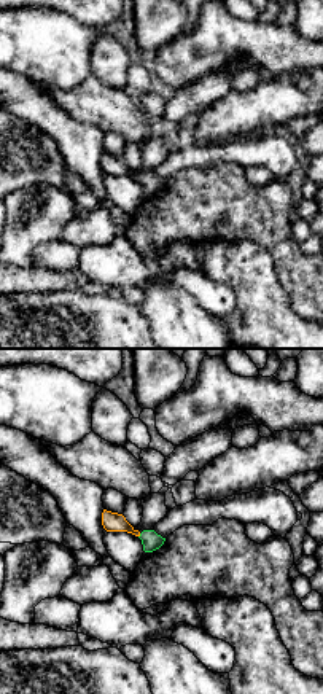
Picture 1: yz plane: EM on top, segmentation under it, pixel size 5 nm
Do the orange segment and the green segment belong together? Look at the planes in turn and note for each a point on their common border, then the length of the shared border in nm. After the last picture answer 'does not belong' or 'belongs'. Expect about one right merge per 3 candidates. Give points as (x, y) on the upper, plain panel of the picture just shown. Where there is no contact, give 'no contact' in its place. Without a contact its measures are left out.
no contact

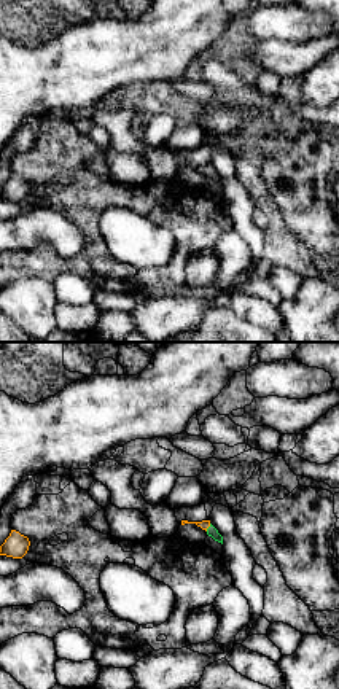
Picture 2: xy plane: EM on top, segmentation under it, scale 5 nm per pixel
contact (209, 169); length 50 nm

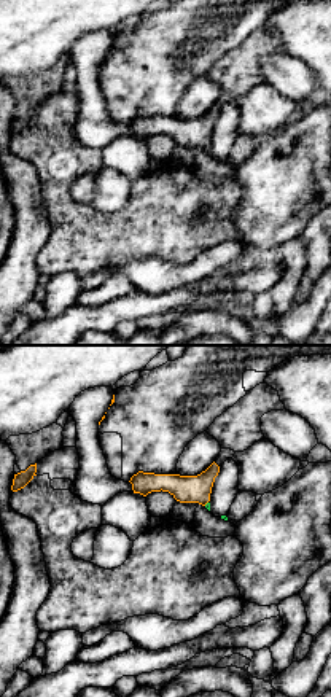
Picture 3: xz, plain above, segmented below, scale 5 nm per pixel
contact (206, 147); length 30 nm

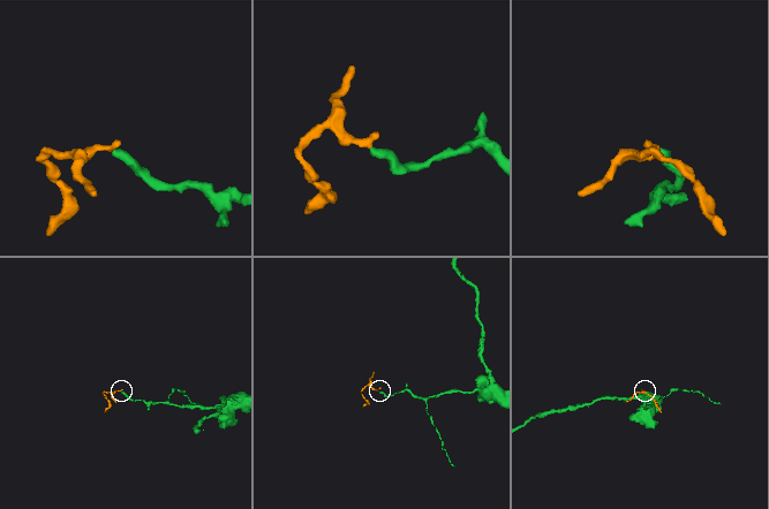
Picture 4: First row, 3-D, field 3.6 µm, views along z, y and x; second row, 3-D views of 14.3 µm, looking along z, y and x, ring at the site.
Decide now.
belongs

